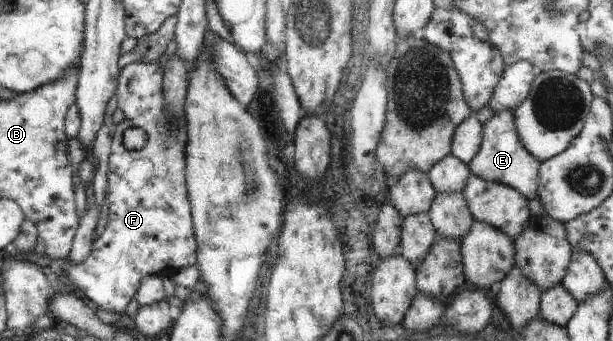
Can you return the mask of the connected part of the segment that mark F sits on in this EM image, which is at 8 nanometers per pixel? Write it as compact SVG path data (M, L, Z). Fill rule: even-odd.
M159 63L127 64L125 67L122 67L119 72L115 94L117 107L122 110L125 117L121 123L117 124L116 131L111 134L112 144L111 154L109 156L108 184L106 189L106 200L108 200L108 222L104 228L104 232L100 234L98 239L93 241L93 249L90 251L88 258L86 258L81 265L73 265L69 262L69 258L66 258L66 261L69 263L66 270L68 278L70 278L74 285L82 290L82 292L84 292L84 294L94 302L94 304L97 304L101 308L104 316L106 312L118 312L118 314L120 314L120 312L125 312L128 303L137 293L142 277L145 277L146 275L163 276L168 272L170 274L175 274L180 269L197 266L197 240L194 236L191 204L185 185L185 148L187 145L186 126L185 124L179 125L175 116L167 109L167 102L164 100L165 96L163 95L163 68ZM134 126L143 128L144 132L149 136L148 142L139 151L128 150L122 142L122 133L126 128L134 128Z

